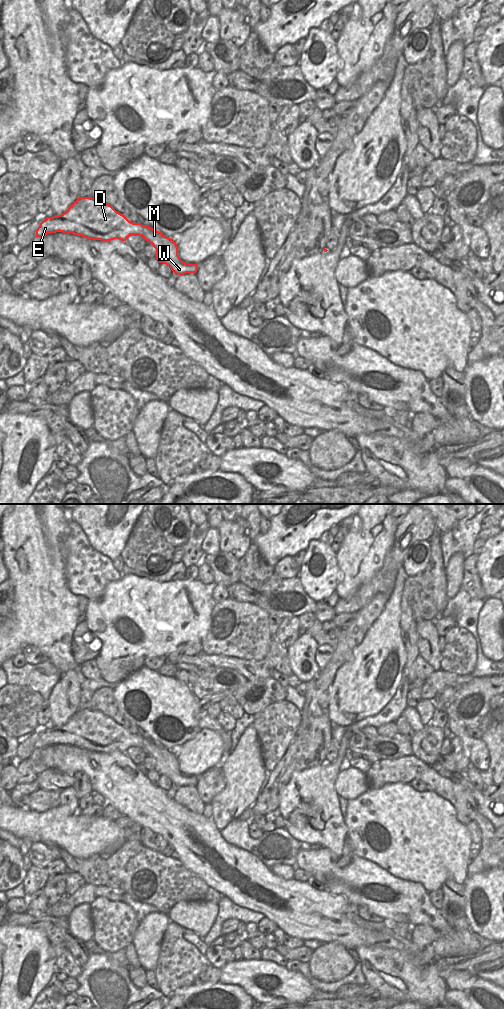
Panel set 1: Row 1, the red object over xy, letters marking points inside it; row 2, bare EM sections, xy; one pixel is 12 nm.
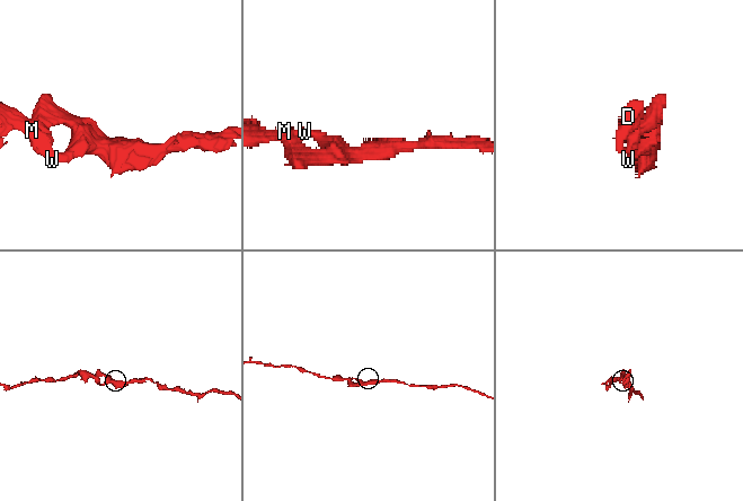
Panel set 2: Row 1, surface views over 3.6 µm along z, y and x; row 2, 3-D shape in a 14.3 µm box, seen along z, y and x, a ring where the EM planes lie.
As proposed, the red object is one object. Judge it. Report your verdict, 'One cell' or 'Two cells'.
One cell.

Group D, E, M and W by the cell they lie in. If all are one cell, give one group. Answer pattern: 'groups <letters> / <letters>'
groups D E M W

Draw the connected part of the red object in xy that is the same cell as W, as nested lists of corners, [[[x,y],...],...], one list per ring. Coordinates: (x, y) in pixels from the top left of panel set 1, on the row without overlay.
[[[79,709],[63,726],[43,732],[36,742],[36,749],[56,744],[101,753],[126,753],[130,747],[139,747],[156,761],[156,771],[168,777],[175,786],[196,785],[198,782],[197,776],[180,771],[178,758],[171,750],[148,737],[129,733],[100,711]]]

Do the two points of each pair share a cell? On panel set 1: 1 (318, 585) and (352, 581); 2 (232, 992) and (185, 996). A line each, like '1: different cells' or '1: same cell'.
1: different cells
2: same cell

